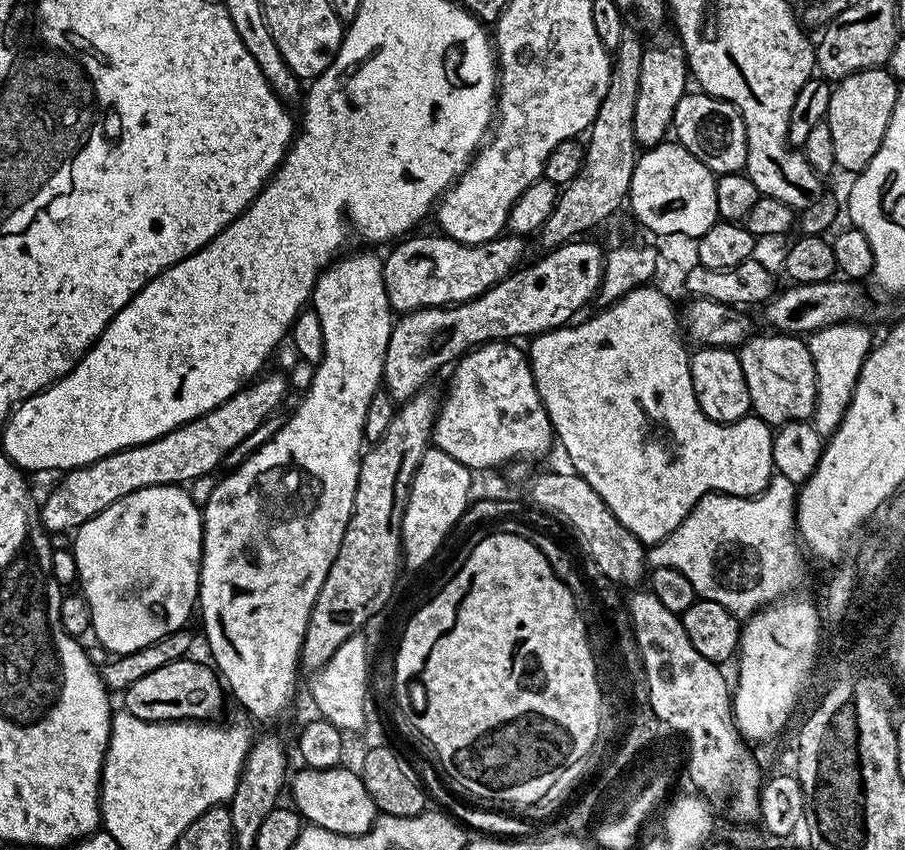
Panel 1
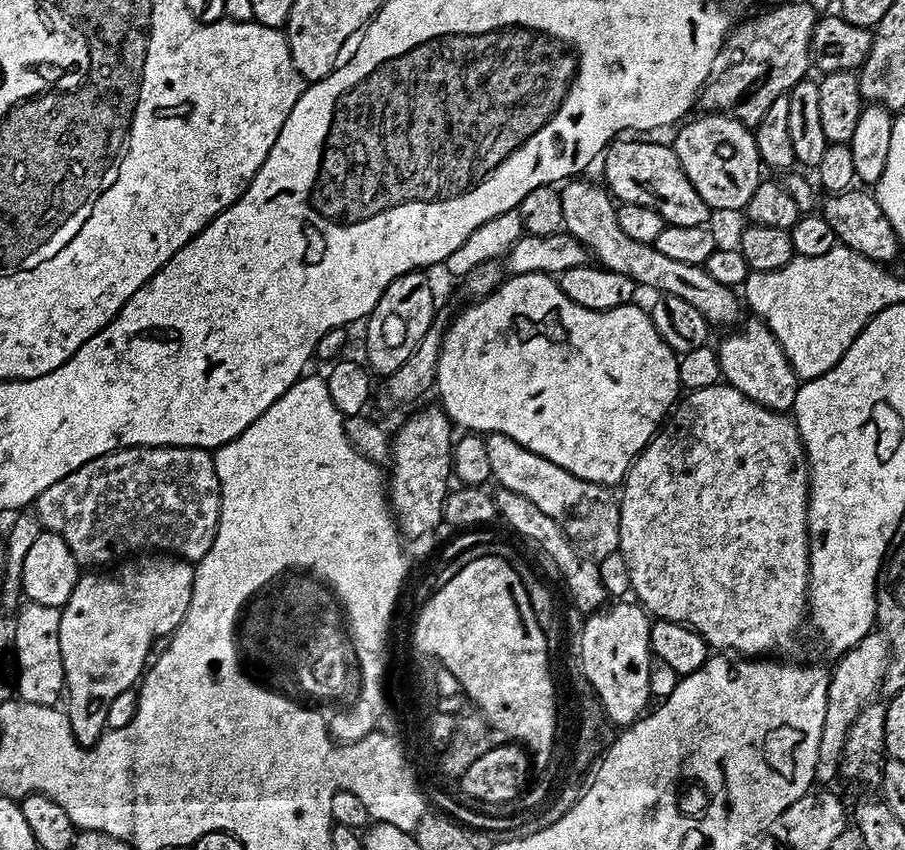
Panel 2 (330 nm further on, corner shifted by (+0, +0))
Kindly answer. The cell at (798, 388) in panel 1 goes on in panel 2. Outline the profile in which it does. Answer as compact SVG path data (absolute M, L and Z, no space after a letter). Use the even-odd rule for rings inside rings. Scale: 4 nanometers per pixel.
M584 178L569 179L559 189L562 198L563 231L585 244L589 253L595 259L596 256L600 259L597 261L603 267L618 274L626 274L637 286L644 287L645 284L646 287L653 288L656 294L676 295L685 299L705 317L709 325L732 324L739 318L742 300L737 289L722 286L722 282L718 282L718 278L710 278L708 271L701 265L666 258L666 254L659 252L655 244L630 238L630 234L626 234L626 230L618 226L617 205L607 187L580 179Z

